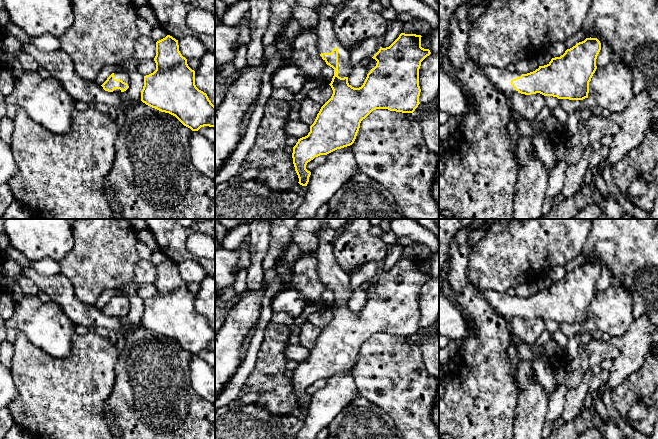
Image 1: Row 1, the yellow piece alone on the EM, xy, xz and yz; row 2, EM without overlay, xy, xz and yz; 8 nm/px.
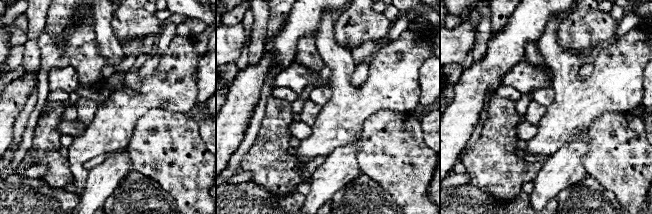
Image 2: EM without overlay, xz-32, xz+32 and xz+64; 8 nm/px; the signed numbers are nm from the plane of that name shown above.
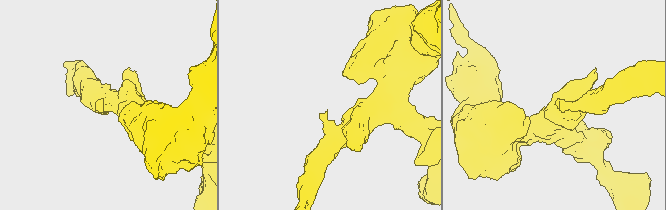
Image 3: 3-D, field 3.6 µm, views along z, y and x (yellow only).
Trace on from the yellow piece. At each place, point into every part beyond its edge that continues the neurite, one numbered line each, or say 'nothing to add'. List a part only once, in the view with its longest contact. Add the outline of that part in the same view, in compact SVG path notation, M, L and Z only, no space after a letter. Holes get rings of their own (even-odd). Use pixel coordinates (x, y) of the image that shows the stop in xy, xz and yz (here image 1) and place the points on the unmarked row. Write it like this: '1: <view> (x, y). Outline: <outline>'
1: xz (327, 265). Outline: M325 227L319 233L316 257L318 259L317 270L319 277L331 277L338 272L338 300L348 301L352 296L350 289L350 275L337 263L334 255L334 243L339 232Z

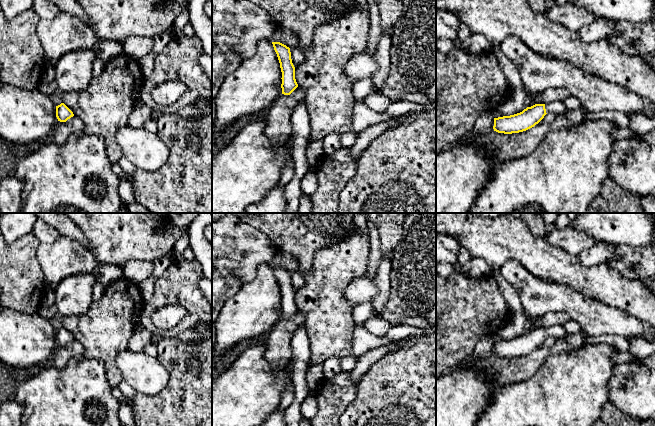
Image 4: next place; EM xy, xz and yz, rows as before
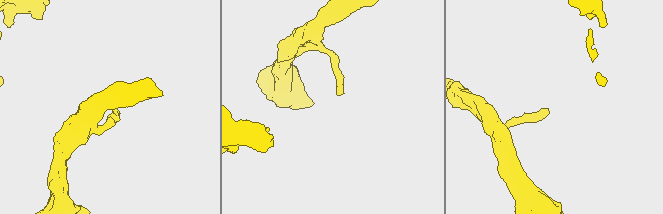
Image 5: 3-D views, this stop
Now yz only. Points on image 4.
1: yz (557, 331). Outline: M554 325L545 328L546 337L555 337L561 338L564 337L567 333L563 326L561 325Z

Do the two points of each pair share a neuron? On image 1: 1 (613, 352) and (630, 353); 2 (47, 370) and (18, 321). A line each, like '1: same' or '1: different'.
1: different
2: different

